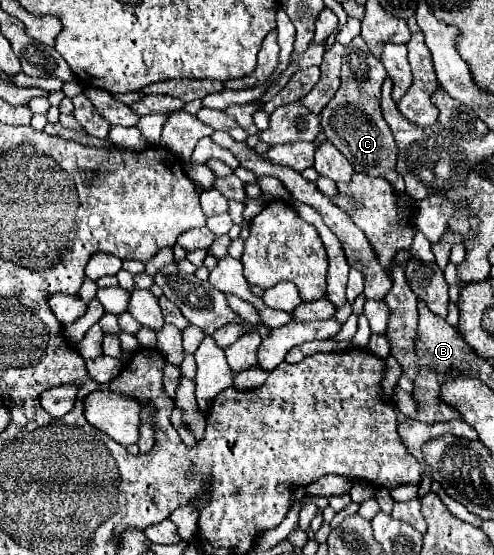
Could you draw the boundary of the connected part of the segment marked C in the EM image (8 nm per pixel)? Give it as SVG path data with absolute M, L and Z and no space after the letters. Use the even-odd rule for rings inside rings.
M355 37L345 47L345 63L341 67L341 87L337 89L335 97L327 103L327 107L321 111L321 129L325 133L325 139L331 141L347 157L347 161L353 165L357 173L383 177L395 187L395 191L401 193L405 189L405 183L401 175L395 171L397 147L379 107L381 83L385 77L387 77L385 67L365 47L363 37ZM345 105L355 105L357 109L343 109Z

